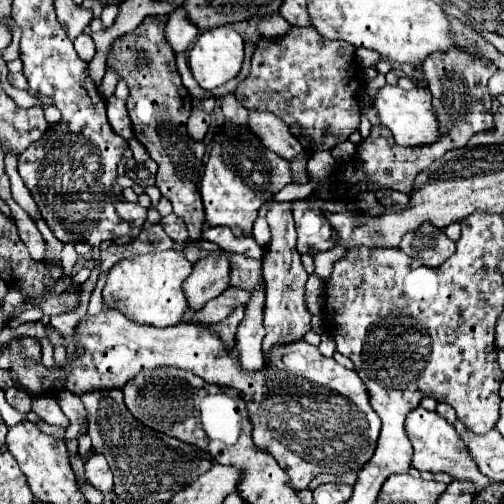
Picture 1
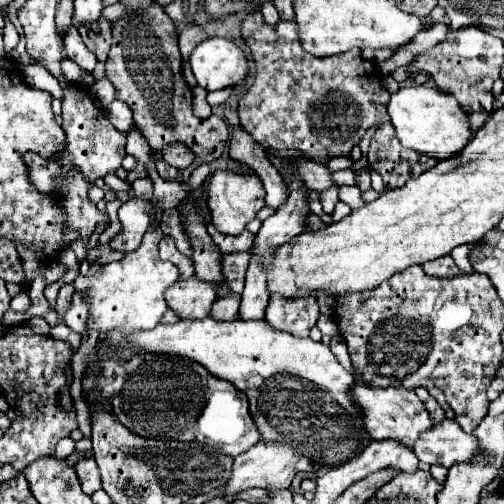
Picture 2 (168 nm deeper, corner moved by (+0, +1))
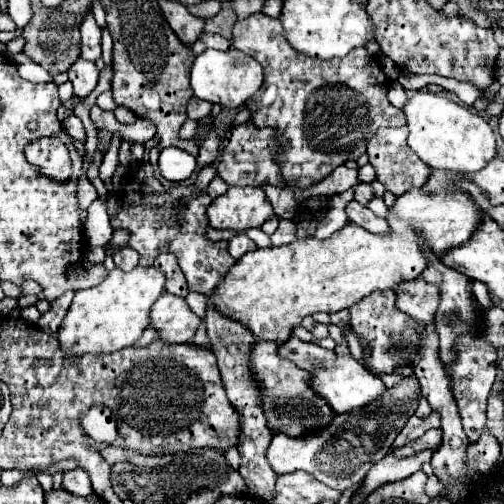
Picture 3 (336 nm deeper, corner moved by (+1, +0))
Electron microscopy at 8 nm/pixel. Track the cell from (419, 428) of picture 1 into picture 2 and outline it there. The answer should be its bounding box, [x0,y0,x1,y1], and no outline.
[352,379,434,449]

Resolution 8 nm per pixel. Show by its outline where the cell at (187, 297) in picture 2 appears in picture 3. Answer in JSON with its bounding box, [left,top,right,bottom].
[149,292,199,344]

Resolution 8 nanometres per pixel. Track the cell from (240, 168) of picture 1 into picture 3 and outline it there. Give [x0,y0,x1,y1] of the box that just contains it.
[207,186,275,230]

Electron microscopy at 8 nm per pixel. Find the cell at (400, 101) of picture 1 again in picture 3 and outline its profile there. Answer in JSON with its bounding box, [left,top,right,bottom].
[403,90,497,172]

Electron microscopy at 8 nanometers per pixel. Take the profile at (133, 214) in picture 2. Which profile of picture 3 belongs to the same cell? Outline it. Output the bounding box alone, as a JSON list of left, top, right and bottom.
[113,248,139,272]

